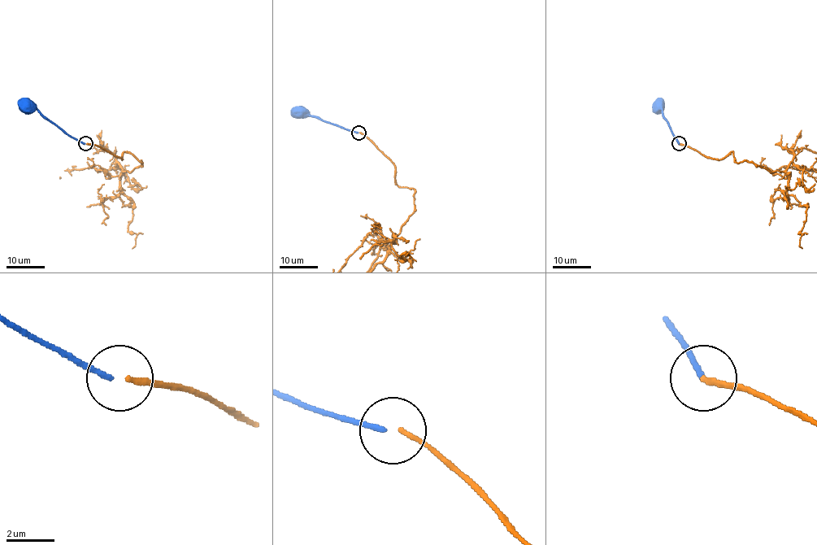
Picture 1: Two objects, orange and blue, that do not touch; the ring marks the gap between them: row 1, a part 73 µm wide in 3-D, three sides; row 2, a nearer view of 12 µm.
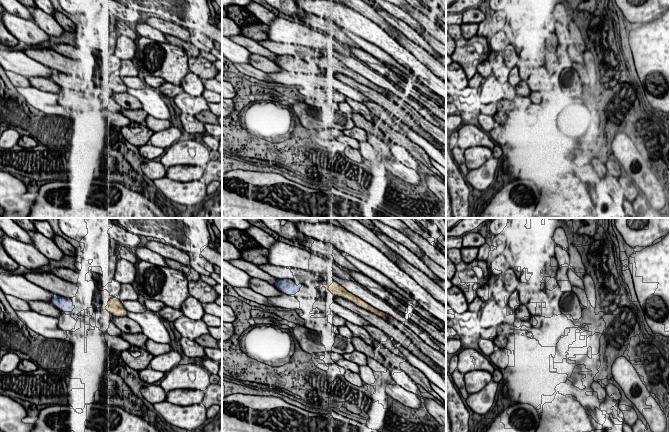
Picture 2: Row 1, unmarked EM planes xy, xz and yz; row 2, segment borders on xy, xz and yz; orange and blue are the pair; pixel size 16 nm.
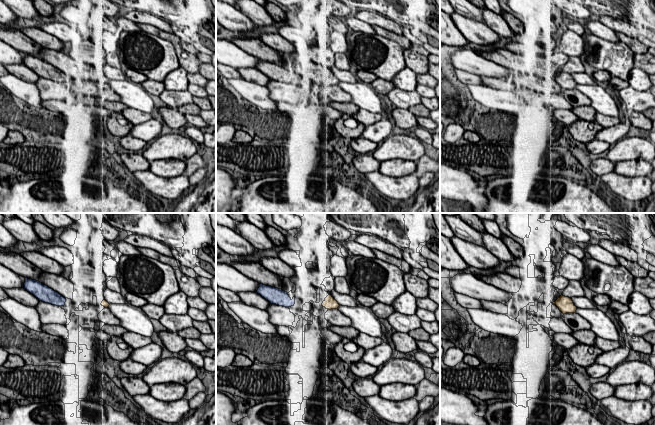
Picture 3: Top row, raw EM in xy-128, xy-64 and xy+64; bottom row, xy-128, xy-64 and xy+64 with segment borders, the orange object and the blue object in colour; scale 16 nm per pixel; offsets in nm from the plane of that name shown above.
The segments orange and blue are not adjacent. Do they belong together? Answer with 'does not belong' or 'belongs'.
does not belong

